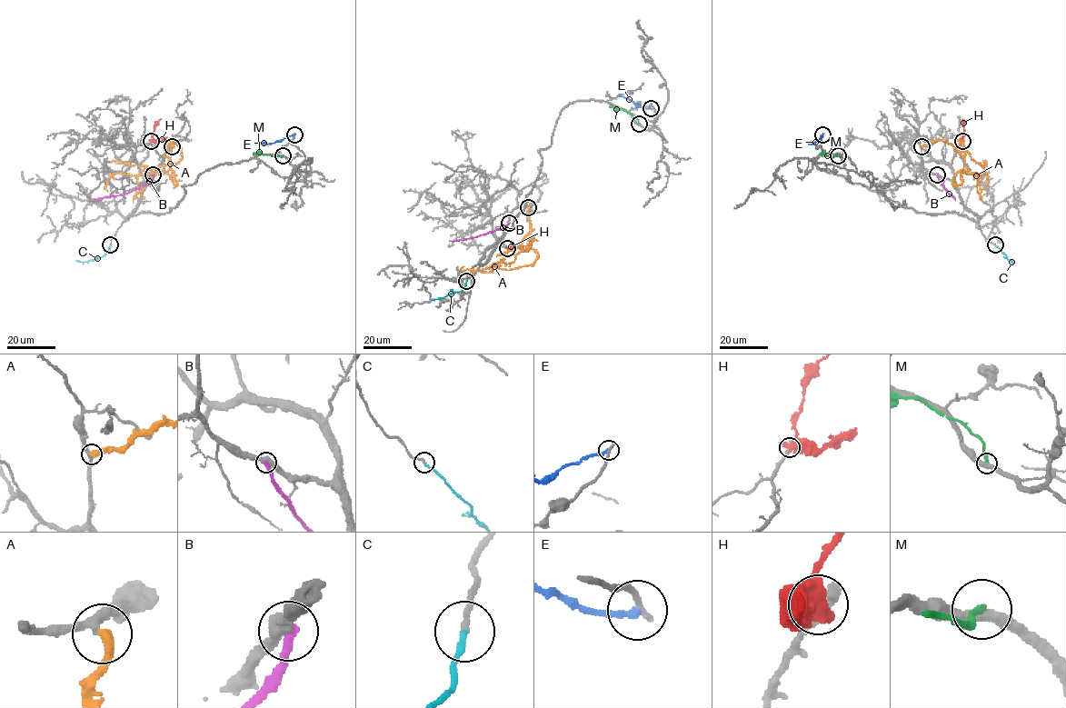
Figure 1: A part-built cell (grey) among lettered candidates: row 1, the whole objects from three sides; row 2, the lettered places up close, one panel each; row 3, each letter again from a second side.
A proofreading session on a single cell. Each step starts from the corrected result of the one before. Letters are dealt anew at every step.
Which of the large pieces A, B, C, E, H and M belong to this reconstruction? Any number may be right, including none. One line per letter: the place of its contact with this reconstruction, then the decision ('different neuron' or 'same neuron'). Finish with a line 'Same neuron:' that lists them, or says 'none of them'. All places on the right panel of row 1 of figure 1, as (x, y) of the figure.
A: (921, 146) | different neuron
B: (937, 174) | different neuron
C: (995, 244) | same neuron
E: (822, 134) | different neuron
H: (962, 141) | different neuron
M: (838, 155) | different neuron
Same neuron: C

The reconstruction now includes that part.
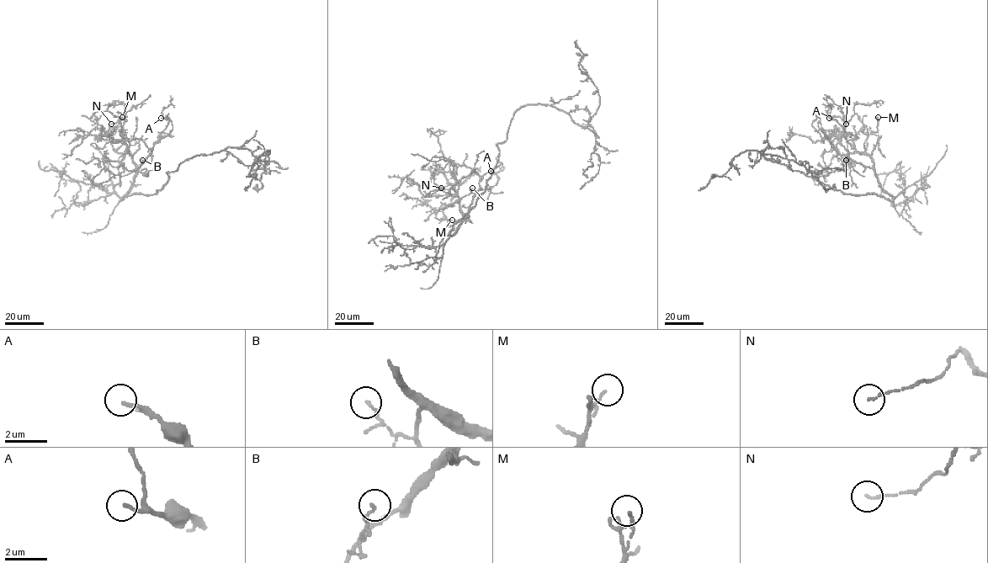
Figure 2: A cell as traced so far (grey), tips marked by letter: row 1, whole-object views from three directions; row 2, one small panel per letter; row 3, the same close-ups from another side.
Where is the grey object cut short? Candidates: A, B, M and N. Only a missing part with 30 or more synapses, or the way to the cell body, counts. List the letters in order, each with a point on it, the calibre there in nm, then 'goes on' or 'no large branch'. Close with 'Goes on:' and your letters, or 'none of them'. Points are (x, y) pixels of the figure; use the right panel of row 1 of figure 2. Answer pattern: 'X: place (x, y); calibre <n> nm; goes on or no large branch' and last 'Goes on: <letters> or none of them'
A: place (829, 118); calibre 140 nm; goes on
B: place (846, 160); calibre 120 nm; no large branch
M: place (878, 117); calibre 90 nm; no large branch
N: place (846, 124); calibre 110 nm; no large branch
Goes on: A

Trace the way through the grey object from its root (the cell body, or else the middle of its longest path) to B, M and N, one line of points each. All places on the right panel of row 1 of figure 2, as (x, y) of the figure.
B: (817, 181), (850, 194), (875, 193), (893, 199), (881, 187), (872, 168), (846, 160)
M: (817, 181), (850, 194), (893, 199), (872, 159), (858, 153), (866, 150), (868, 134), (878, 130), (878, 117)
N: (817, 181), (850, 194), (893, 199), (872, 159), (841, 144), (842, 119), (846, 124)

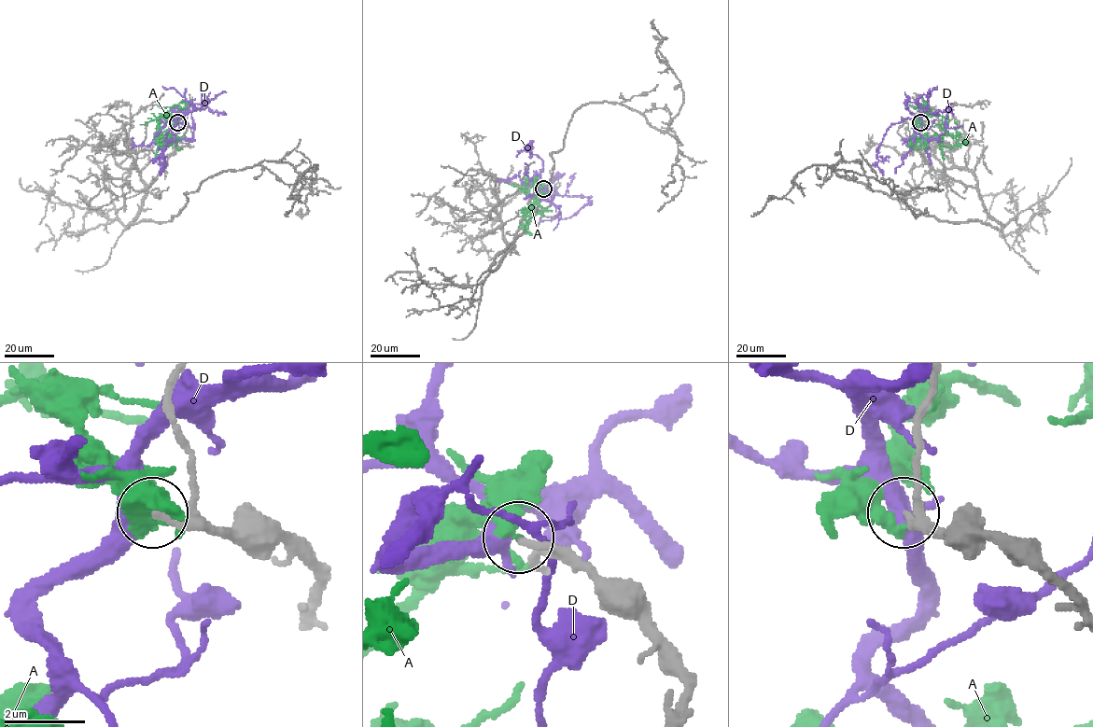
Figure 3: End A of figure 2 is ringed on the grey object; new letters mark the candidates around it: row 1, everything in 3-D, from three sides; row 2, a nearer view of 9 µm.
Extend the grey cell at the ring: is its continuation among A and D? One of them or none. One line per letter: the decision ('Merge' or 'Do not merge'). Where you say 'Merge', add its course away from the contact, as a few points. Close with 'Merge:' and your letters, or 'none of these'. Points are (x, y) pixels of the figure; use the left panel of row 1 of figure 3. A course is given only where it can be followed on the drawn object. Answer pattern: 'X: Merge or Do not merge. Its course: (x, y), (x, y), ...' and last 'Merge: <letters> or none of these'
A: Do not merge
D: Do not merge
Merge: none of these

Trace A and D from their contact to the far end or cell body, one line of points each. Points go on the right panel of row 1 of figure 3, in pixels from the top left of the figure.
A: (920, 123), (918, 119), (931, 111), (940, 115), (945, 132), (939, 143), (953, 146), (959, 144), (955, 119)
D: (919, 122), (917, 132), (921, 136), (925, 139), (937, 138), (945, 130), (950, 104), (942, 112), (929, 115)

